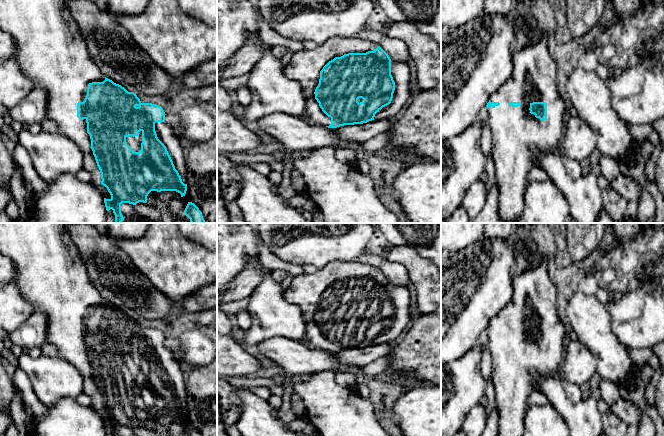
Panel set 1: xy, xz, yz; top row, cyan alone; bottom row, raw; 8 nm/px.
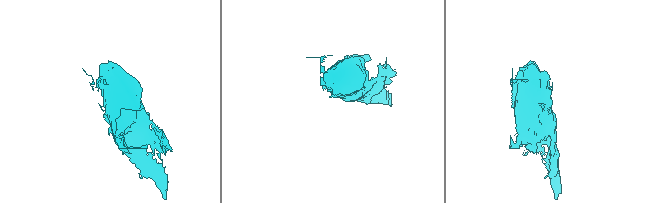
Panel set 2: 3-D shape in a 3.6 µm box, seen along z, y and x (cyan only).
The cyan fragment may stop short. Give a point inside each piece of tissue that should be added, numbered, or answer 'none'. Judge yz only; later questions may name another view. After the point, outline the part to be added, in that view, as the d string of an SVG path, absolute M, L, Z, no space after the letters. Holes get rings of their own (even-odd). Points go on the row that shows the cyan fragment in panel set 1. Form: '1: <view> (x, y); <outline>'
1: yz (518, 137); M544 35L538 43L514 51L510 78L490 96L491 102L500 103L488 108L486 121L491 130L495 182L499 189L499 218L504 223L514 223L523 213L528 183L526 175L530 169L537 167L534 159L541 151L561 151L565 102L557 88L558 67L549 52L548 41L549 38ZM533 102L547 103L546 120L540 120L530 113Z

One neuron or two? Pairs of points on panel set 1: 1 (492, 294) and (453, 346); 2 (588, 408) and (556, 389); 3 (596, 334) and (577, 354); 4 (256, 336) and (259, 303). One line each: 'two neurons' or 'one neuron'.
1: one neuron
2: one neuron
3: two neurons
4: one neuron

